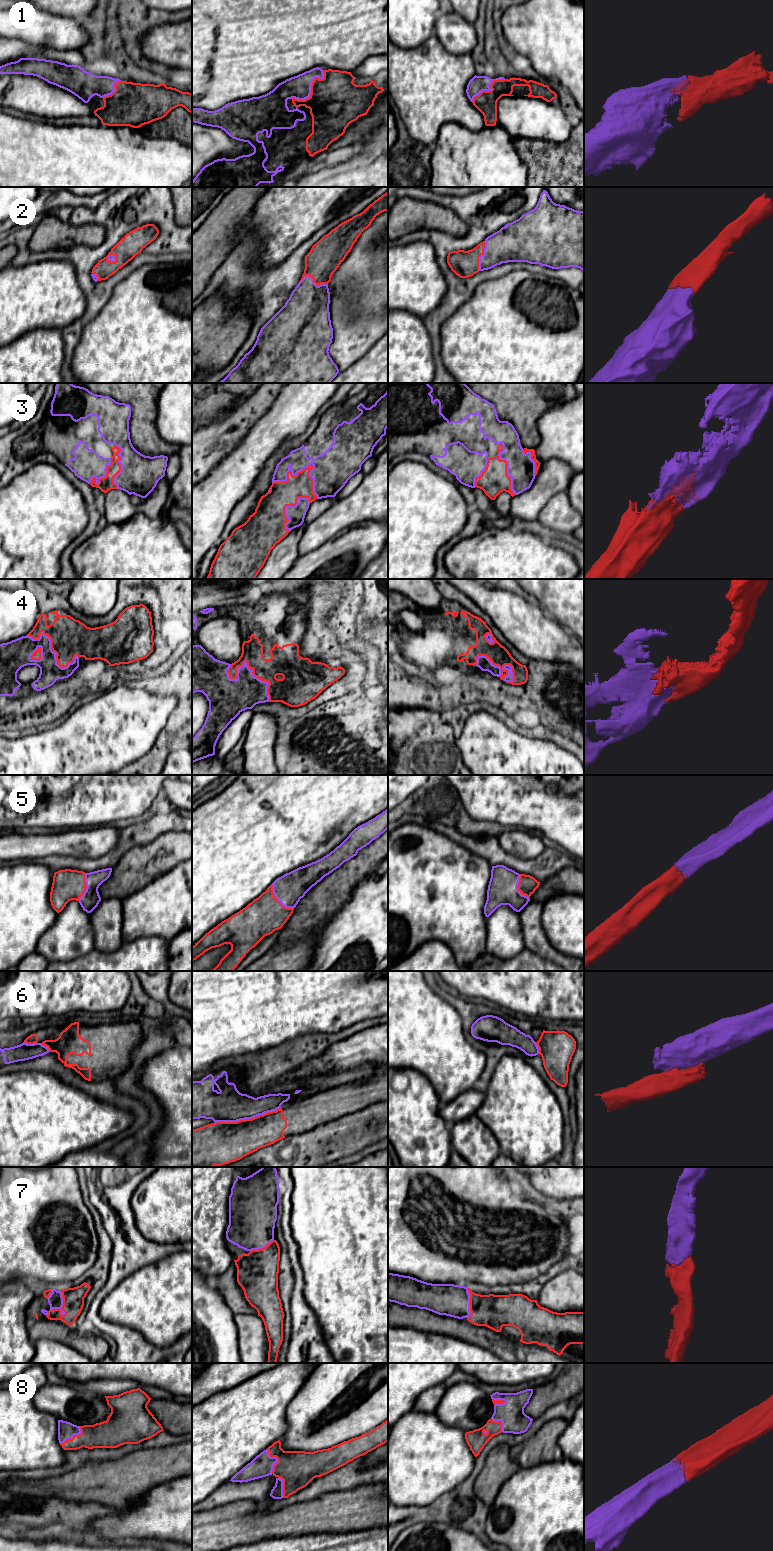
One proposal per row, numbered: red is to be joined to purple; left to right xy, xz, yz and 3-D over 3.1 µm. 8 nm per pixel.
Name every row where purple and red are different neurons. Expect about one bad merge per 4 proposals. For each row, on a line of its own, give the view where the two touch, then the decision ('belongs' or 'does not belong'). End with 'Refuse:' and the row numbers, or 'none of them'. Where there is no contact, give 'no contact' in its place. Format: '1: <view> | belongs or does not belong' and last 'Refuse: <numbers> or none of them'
1: xz | belongs
2: xz | belongs
3: xz | belongs
4: xz | belongs
5: xz | belongs
6: xz | does not belong
7: xy | belongs
8: xz | belongs
Refuse: 6

